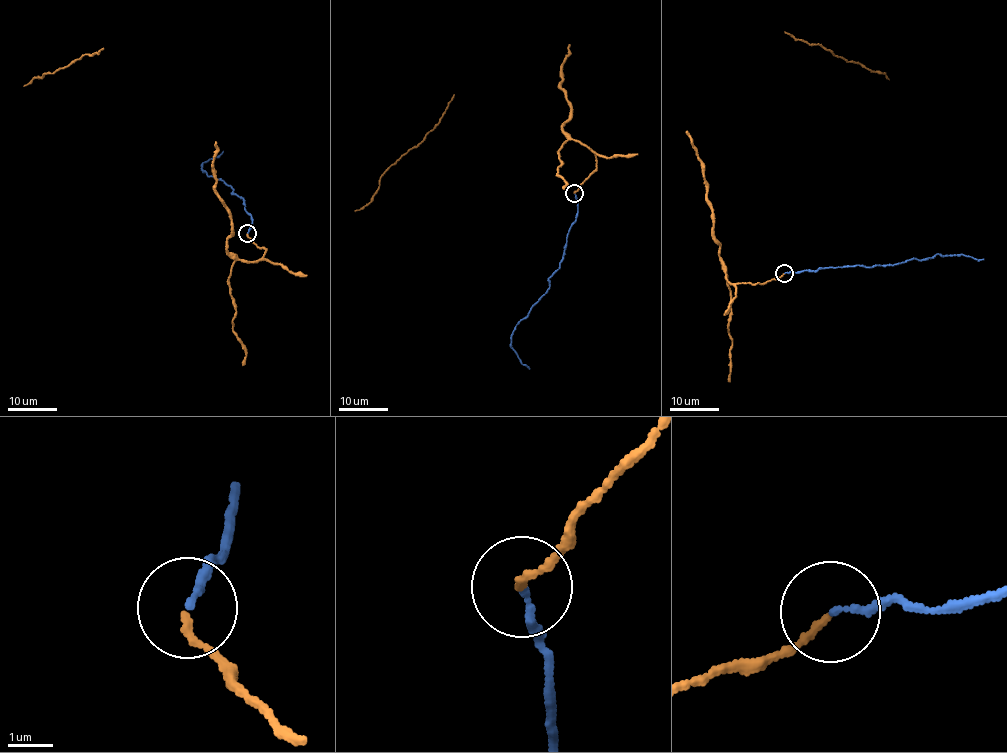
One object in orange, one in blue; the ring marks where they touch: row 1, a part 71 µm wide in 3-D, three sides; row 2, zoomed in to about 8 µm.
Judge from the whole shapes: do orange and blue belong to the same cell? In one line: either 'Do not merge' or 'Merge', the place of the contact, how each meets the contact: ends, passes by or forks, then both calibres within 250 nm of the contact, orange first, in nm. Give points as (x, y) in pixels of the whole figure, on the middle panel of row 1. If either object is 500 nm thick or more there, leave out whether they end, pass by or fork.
Merge. Place: (574, 193). At the ring orange ends. At the ring blue ends. Thickness 160 nm (orange) against 150 nm

